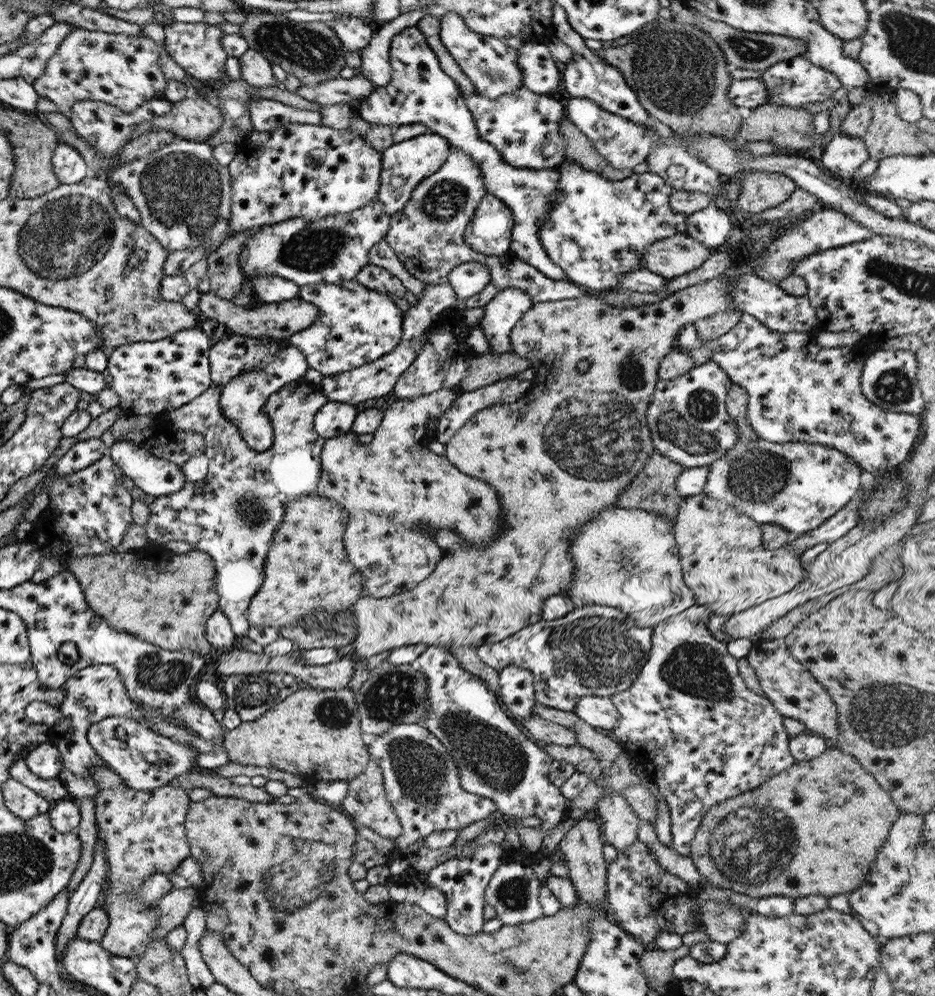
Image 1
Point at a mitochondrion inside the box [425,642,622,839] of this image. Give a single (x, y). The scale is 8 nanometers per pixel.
(496, 760)

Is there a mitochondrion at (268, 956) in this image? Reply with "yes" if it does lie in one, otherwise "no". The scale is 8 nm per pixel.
no

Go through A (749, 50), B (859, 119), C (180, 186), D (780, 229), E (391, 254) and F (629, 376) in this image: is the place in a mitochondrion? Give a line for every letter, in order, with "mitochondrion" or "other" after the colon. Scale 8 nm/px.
A: mitochondrion
B: other
C: mitochondrion
D: other
E: other
F: mitochondrion

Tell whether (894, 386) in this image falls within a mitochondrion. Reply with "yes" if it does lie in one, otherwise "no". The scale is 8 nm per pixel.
yes

